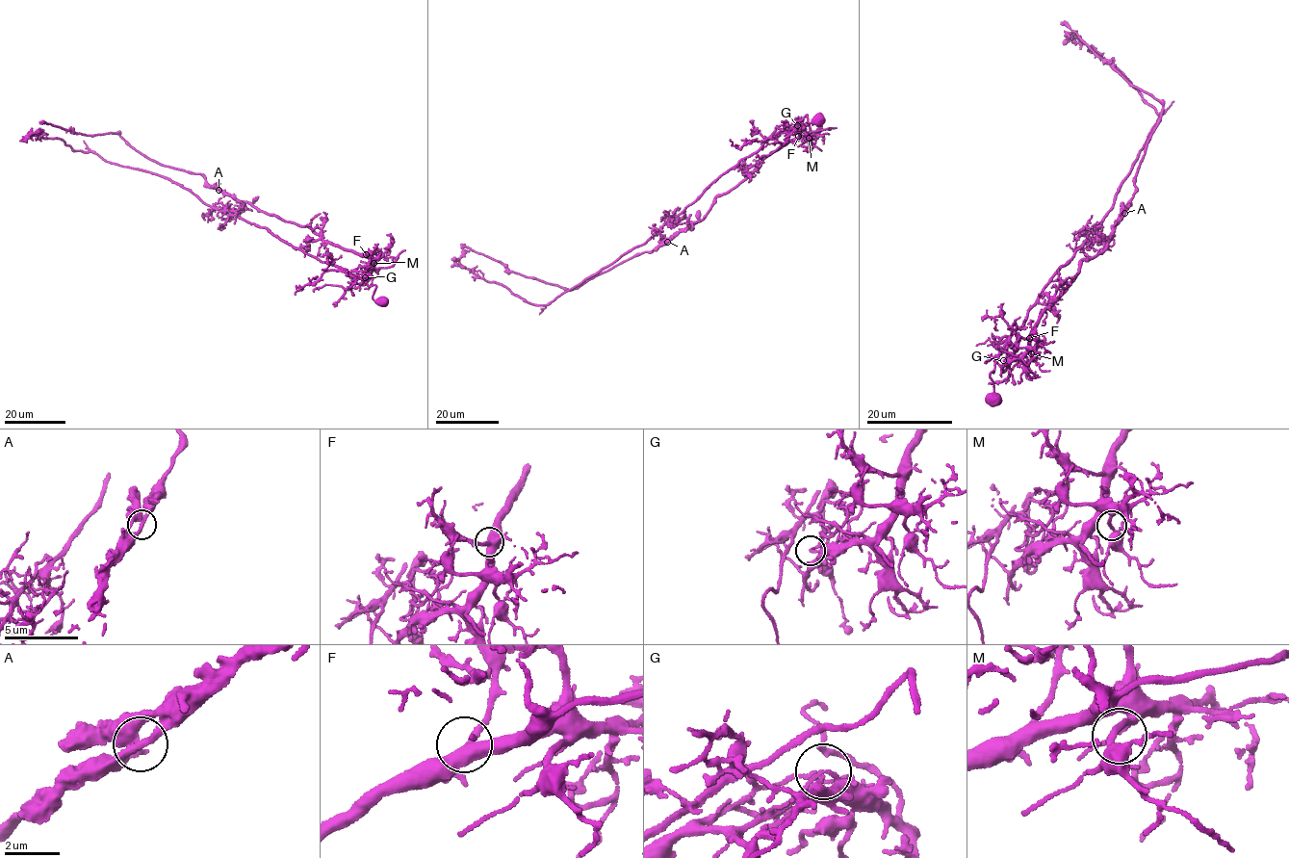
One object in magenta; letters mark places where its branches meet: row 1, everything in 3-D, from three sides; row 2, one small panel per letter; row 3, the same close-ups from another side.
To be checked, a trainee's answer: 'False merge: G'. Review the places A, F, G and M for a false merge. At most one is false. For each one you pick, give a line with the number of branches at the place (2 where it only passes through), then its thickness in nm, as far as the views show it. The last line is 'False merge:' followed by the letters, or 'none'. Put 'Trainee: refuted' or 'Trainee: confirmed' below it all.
G: Branches: 2. Thickness 140 nm
False merge: G
Trainee: confirmed

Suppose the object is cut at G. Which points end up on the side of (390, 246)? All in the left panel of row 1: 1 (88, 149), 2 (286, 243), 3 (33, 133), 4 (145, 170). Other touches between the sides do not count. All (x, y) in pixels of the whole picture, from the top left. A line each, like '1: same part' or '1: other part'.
1: other part
2: other part
3: other part
4: other part

